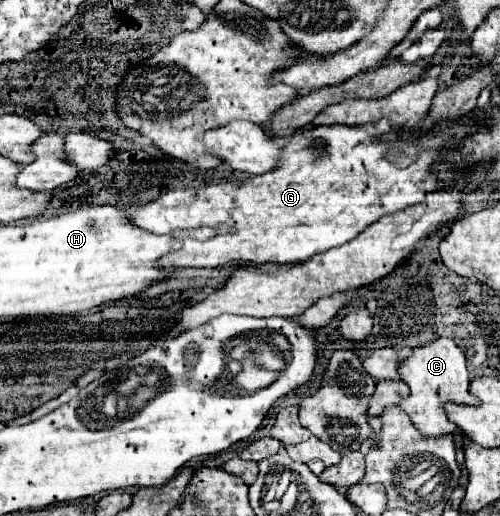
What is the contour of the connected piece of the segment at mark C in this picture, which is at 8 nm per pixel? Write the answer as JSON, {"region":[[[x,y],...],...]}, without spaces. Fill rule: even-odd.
{"region":[[[439,338],[421,348],[413,348],[413,356],[401,362],[399,374],[401,380],[411,388],[411,394],[401,402],[401,410],[409,414],[413,426],[417,426],[417,430],[421,430],[421,434],[425,436],[437,434],[453,436],[455,432],[459,432],[459,428],[447,420],[445,414],[447,402],[465,406],[477,404],[477,398],[469,394],[469,374],[465,368],[465,356],[461,348],[449,338]]]}

